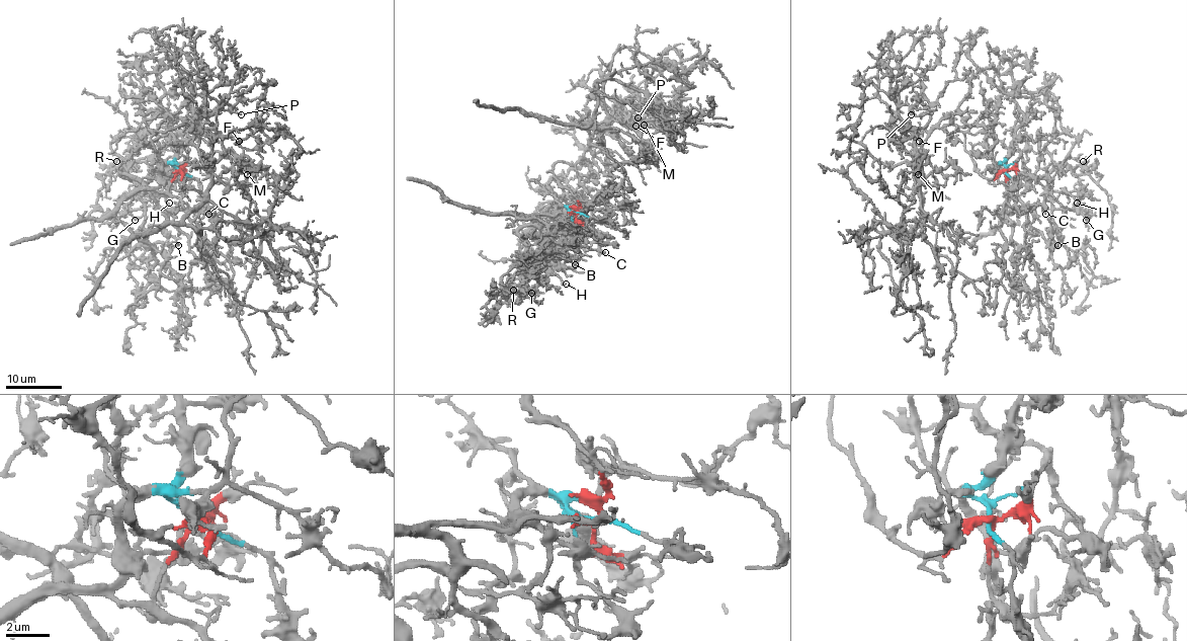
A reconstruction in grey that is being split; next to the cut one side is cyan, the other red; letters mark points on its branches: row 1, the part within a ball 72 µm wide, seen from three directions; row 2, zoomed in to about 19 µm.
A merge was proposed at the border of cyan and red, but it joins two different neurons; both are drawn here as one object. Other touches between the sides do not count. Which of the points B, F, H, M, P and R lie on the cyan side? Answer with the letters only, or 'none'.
B, H, R

